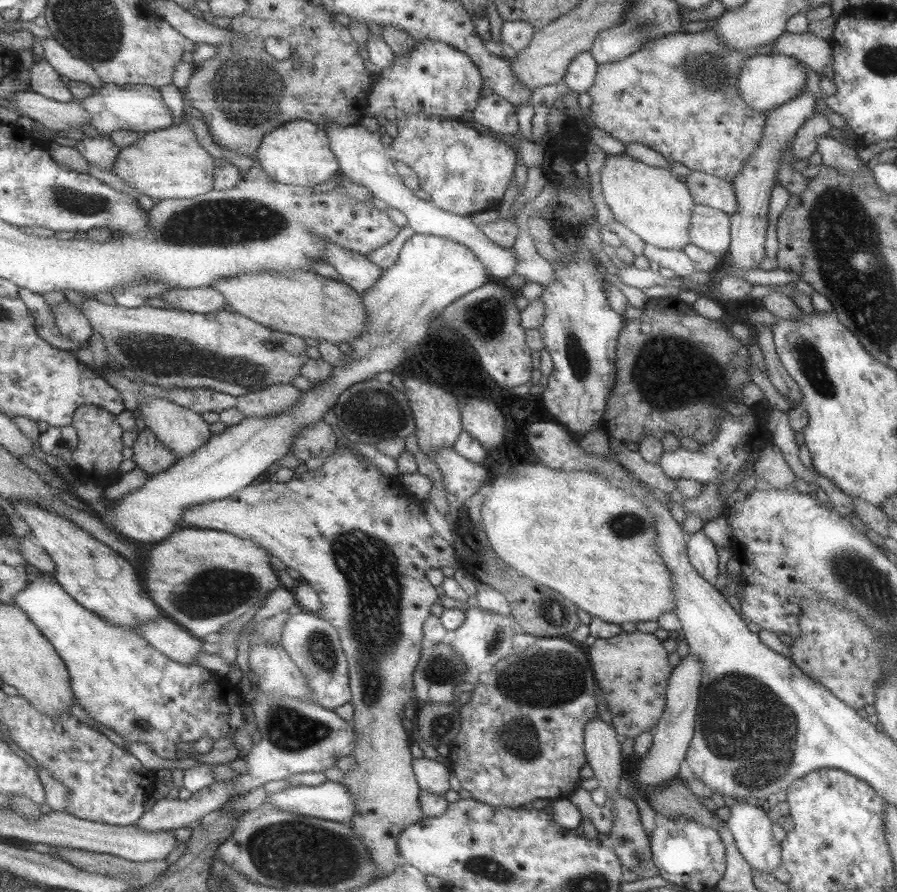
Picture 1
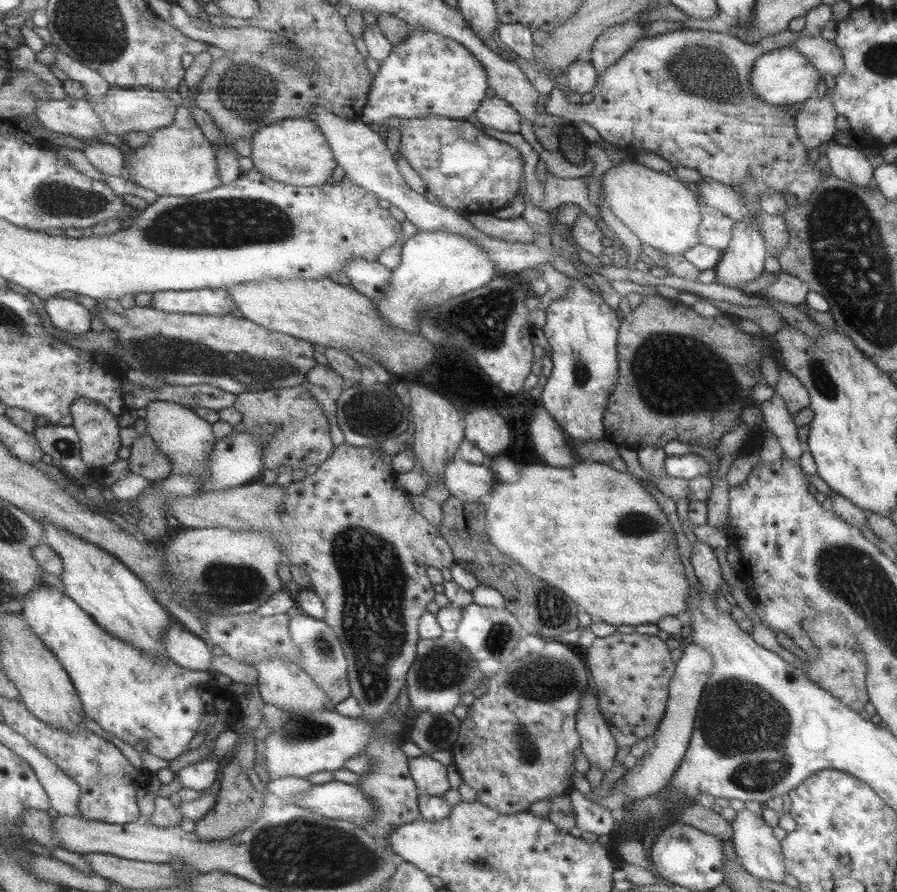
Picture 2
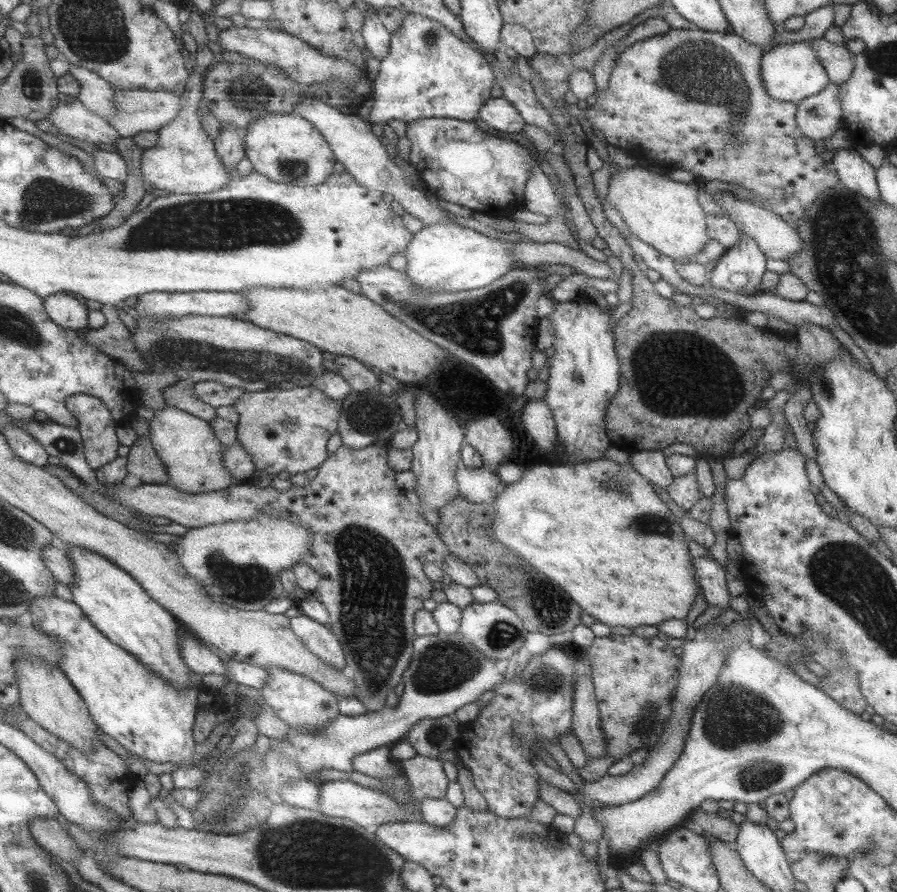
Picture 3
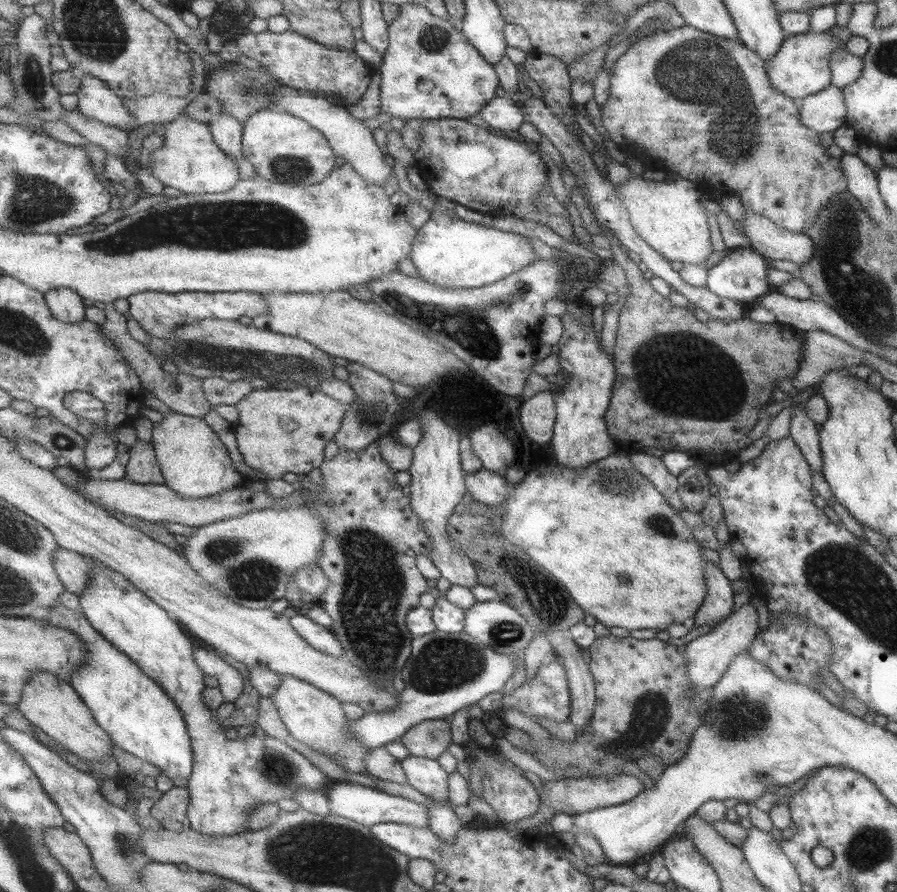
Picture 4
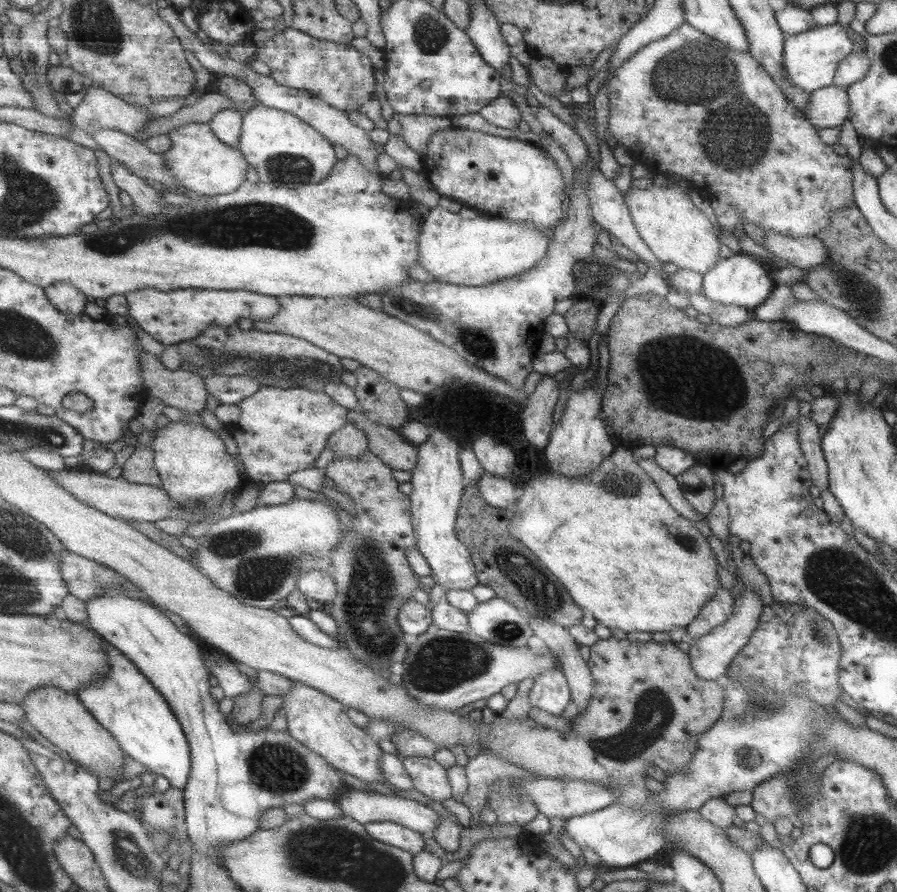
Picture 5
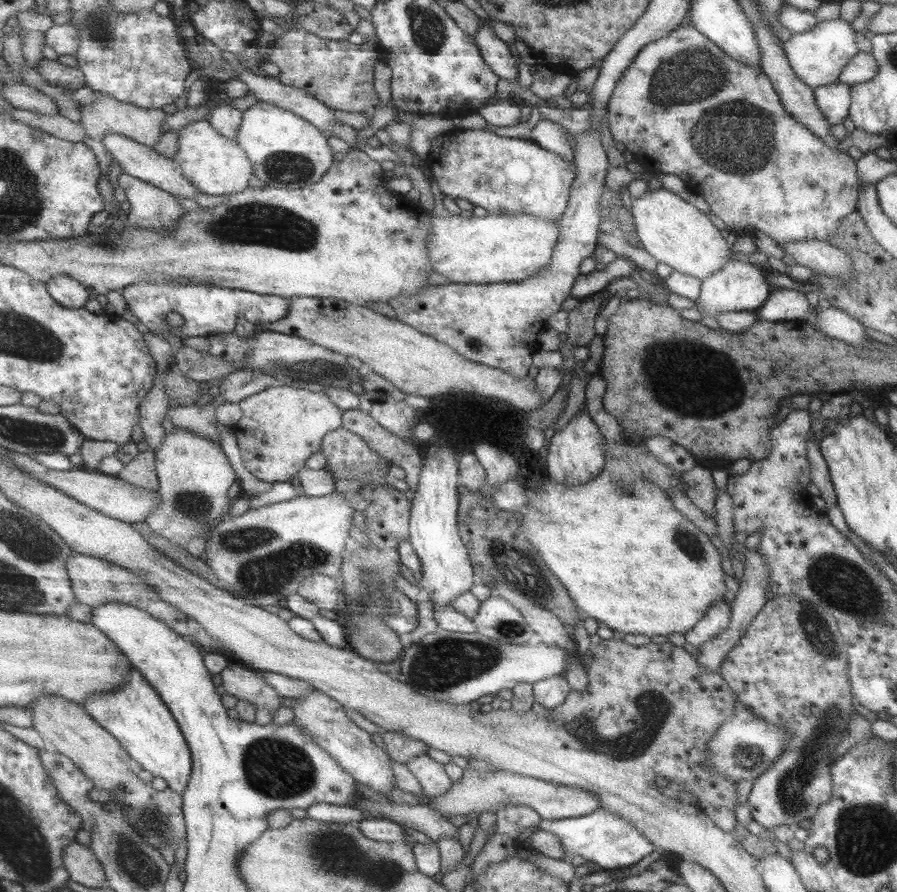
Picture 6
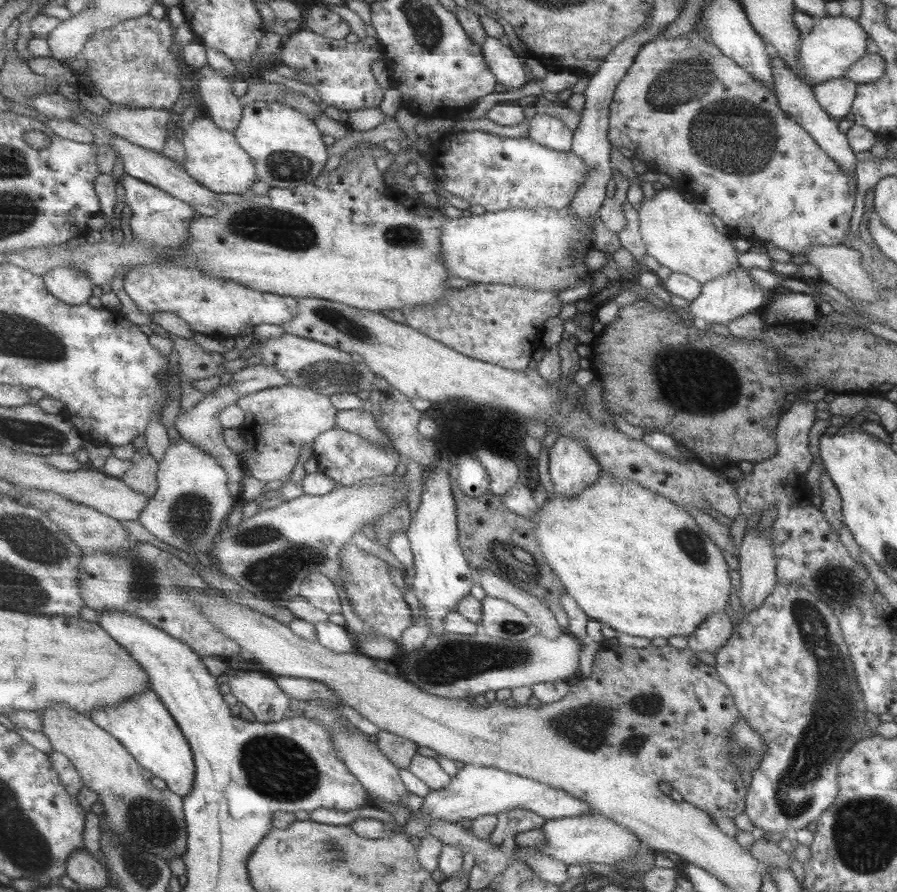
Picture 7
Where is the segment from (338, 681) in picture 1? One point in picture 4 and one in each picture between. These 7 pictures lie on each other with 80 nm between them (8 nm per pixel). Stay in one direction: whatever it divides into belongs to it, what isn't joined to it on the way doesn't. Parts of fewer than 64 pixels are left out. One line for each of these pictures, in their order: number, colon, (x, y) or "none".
2: (322, 655)
3: (319, 638)
4: (321, 637)

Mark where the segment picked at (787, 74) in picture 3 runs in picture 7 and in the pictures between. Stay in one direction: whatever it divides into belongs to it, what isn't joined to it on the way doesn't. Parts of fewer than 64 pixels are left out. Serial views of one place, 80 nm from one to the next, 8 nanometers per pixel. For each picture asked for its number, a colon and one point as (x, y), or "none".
4: (801, 67)
5: (809, 58)
6: (817, 56)
7: (835, 42)

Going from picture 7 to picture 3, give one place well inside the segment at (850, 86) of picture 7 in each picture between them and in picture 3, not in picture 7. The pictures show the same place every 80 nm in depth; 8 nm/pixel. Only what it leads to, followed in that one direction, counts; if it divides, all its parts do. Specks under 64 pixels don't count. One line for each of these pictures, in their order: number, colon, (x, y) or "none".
3: (818, 116)
4: (825, 111)
5: (827, 107)
6: (833, 100)

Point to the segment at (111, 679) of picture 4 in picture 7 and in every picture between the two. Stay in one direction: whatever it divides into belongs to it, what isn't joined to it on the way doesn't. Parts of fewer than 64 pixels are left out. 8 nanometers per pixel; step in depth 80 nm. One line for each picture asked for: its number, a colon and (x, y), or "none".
5: (125, 701)
6: (136, 714)
7: (144, 725)

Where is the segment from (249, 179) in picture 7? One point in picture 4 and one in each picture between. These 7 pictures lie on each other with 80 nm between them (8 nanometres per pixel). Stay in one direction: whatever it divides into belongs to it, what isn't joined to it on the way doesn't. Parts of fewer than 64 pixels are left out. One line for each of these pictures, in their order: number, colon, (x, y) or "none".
4: (192, 161)
5: (201, 161)
6: (217, 164)

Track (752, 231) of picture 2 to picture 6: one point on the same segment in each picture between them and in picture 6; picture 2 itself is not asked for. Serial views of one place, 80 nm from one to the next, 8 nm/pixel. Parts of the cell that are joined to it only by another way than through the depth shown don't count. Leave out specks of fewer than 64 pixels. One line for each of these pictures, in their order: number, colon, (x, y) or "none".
3: (740, 268)
4: (741, 275)
5: (740, 279)
6: (736, 286)

